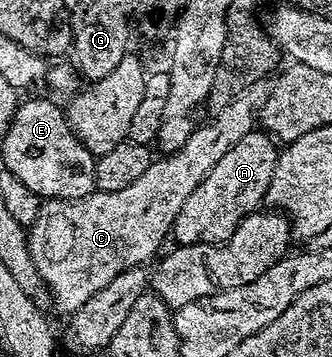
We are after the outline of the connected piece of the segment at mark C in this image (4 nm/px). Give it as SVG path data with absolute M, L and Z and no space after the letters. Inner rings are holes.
M266 79L248 85L240 97L228 101L224 109L213 112L210 118L214 119L208 120L203 127L202 124L195 126L180 149L151 161L140 181L128 185L128 189L96 189L82 199L47 199L43 202L36 221L28 227L30 252L40 277L46 282L49 298L54 298L54 307L63 317L73 315L88 297L100 293L112 277L120 277L120 273L128 269L149 264L163 250L162 242L171 238L176 217L184 201L192 197L192 189L212 173L216 161L220 161L236 141L255 130L264 101L270 96L270 88Z

